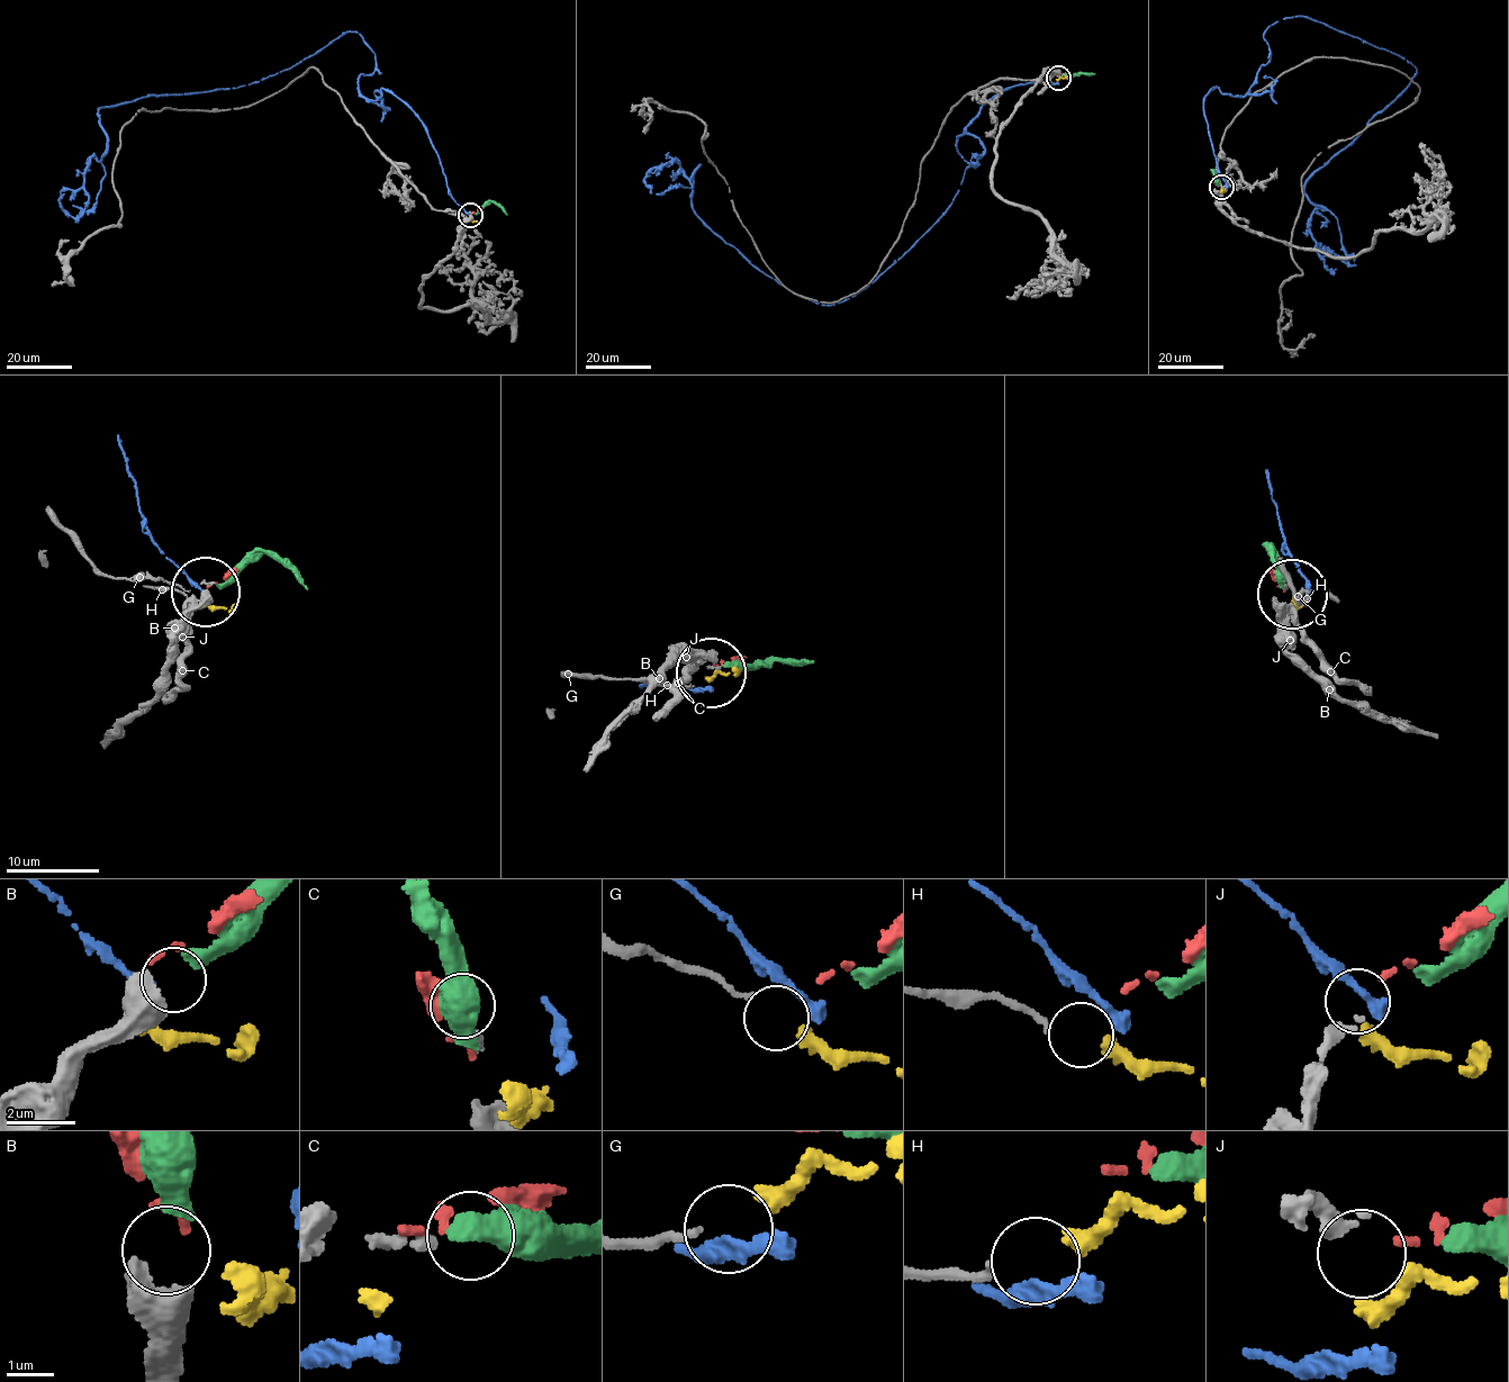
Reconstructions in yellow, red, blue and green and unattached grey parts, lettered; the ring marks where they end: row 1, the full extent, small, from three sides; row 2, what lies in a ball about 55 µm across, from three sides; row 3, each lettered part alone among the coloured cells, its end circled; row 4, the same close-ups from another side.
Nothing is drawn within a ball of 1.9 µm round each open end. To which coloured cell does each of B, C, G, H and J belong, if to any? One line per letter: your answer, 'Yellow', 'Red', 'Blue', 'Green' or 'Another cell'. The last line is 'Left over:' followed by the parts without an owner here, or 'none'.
B: Green
C: Another cell
G: Another cell
H: Yellow
J: Red
Left over: C, G

